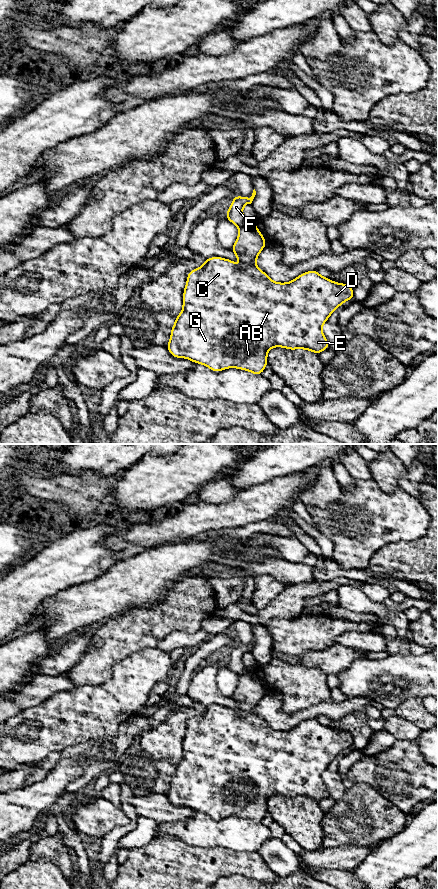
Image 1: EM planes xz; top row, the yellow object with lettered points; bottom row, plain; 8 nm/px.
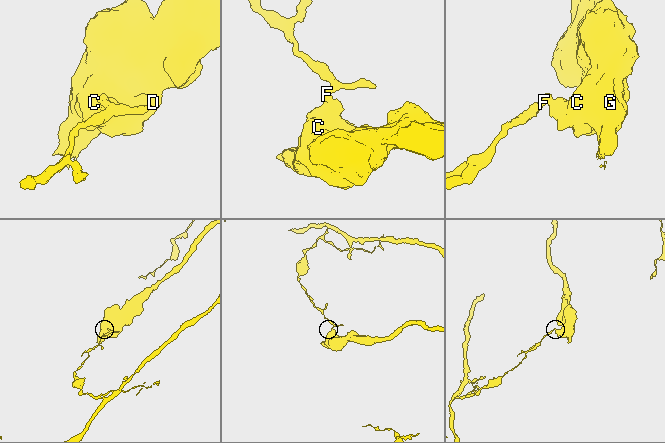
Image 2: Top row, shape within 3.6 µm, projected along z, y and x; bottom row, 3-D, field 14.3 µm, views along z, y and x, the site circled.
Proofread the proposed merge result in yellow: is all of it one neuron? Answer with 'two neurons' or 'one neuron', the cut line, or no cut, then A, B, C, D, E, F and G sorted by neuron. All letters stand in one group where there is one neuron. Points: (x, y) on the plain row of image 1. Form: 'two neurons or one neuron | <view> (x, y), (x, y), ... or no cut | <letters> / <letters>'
two neurons | xz (248, 668), (238, 674) | A B C D E G / F

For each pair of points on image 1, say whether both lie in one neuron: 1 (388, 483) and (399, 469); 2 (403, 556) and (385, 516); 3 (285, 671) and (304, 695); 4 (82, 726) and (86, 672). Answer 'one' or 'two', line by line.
1: one
2: two
3: one
4: two

